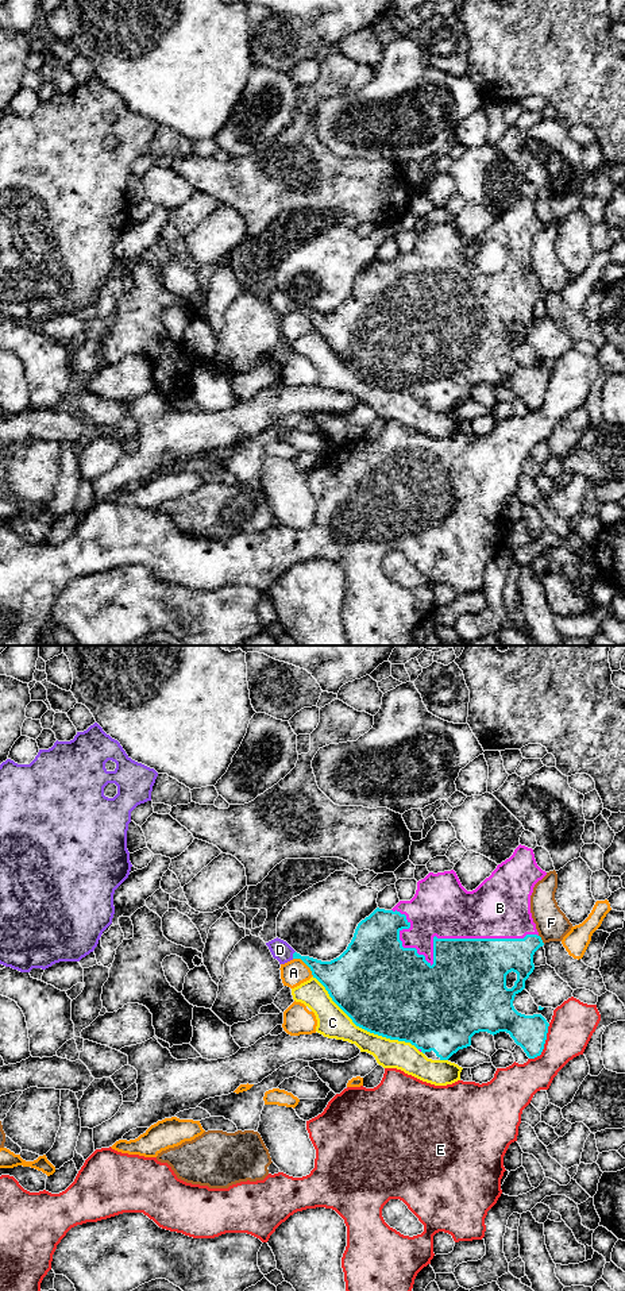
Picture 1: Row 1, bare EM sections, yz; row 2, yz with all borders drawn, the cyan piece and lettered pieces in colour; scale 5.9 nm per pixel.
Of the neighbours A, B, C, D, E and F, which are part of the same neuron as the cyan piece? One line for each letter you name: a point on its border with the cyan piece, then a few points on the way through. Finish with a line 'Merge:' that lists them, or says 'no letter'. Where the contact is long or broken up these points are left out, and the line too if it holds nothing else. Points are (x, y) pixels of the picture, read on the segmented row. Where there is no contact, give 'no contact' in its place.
B: contact yz (433, 937)
D: contact yz (293, 955); way yz (330, 974), (293, 955), (280, 950)
Merge: B, D

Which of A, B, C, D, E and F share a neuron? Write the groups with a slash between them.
A / B D / C / E / F

